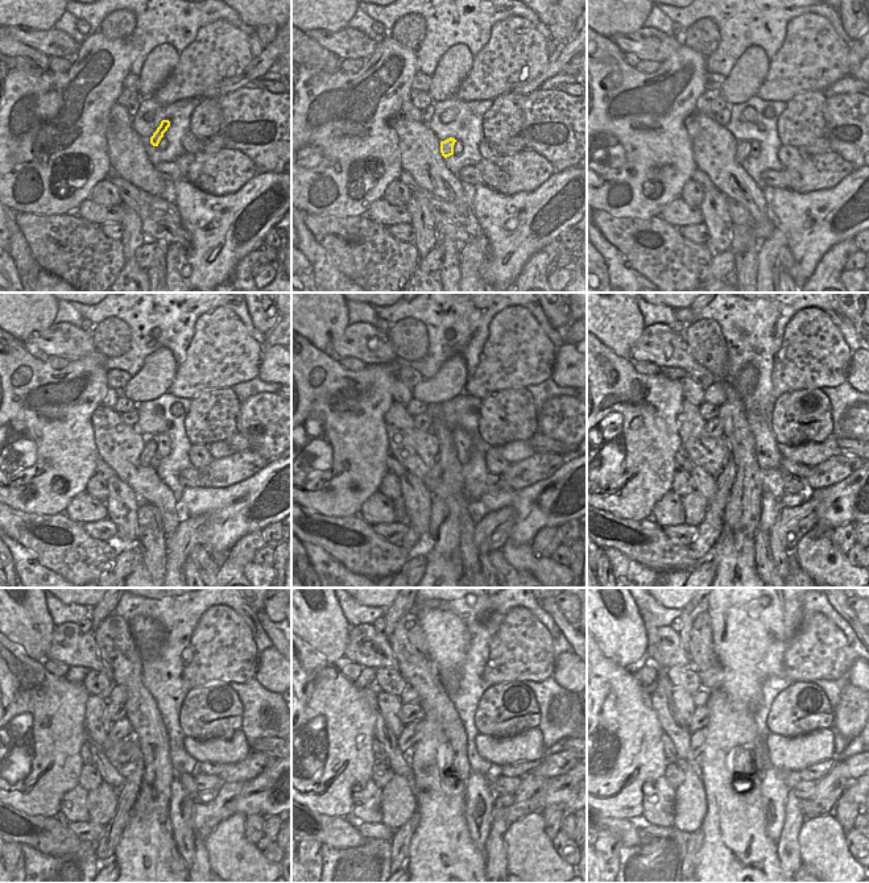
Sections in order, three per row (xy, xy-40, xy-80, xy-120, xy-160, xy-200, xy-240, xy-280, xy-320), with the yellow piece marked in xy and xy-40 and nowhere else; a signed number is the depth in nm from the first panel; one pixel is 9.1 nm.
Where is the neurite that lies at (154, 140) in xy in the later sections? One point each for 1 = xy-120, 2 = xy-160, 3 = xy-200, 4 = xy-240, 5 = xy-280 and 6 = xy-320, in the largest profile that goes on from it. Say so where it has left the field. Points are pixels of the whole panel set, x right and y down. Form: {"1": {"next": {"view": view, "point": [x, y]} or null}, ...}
{"1": {"next": {"view": "xy-120", "point": [150, 446]}}, "2": {"next": {"view": "xy-160", "point": [433, 479]}}, "3": {"next": {"view": "xy-200", "point": [710, 530]}}, "4": {"next": {"view": "xy-240", "point": [132, 771]}}, "5": {"next": {"view": "xy-280", "point": [400, 844]}}, "6": {"next": {"view": "xy-320", "point": [695, 838]}}}

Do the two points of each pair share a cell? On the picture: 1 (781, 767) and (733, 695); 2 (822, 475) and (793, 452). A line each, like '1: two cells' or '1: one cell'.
1: two cells
2: two cells

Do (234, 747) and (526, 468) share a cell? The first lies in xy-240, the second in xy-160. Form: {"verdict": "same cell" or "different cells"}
{"verdict": "different cells"}

